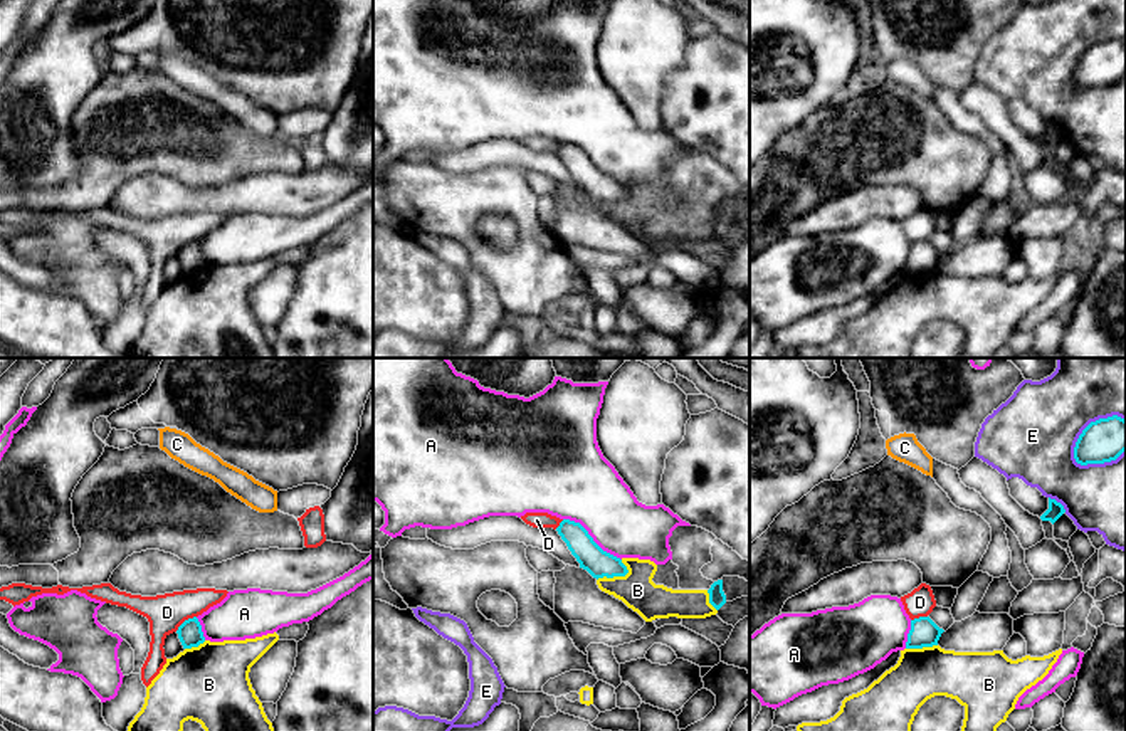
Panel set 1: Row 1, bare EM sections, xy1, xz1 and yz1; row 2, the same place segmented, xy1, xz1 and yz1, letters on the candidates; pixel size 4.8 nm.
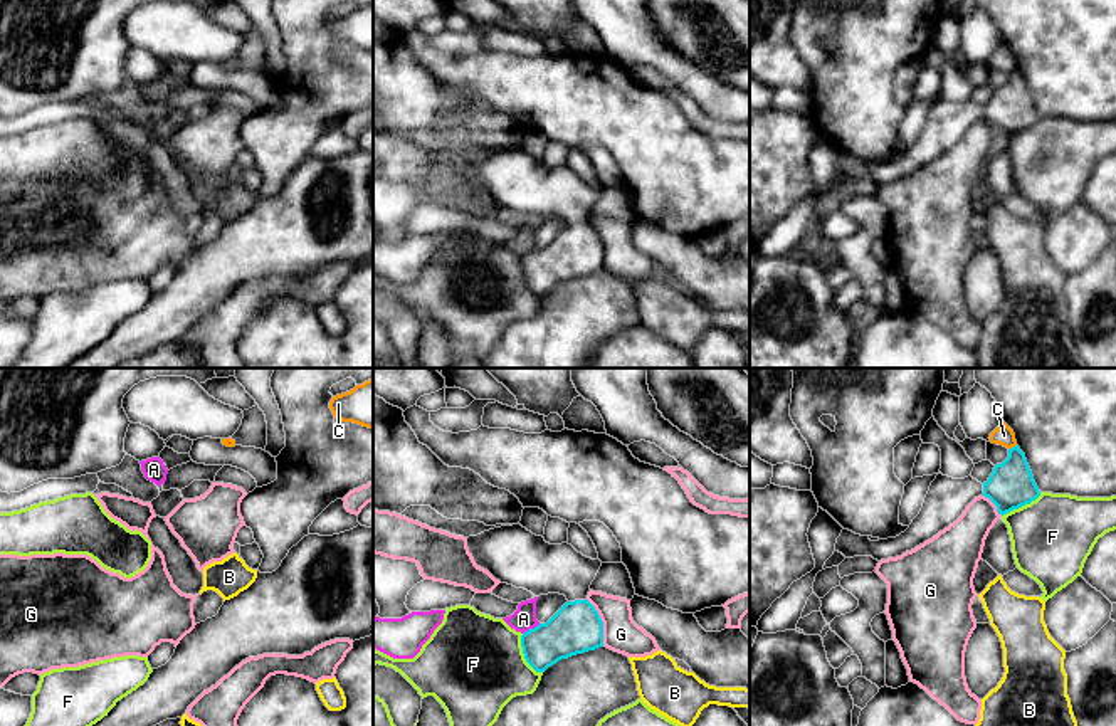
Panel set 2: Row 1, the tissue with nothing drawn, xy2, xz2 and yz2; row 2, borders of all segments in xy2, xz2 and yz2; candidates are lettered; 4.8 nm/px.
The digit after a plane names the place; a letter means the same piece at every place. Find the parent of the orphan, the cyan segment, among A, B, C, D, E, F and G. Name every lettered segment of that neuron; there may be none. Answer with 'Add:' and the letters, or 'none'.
Add: none

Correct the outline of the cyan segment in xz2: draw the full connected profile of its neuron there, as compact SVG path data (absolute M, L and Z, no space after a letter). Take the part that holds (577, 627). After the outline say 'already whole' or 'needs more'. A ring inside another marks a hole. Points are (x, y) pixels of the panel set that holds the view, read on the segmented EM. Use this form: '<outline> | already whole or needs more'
M519 523L484 531L467 538L467 548L477 566L487 570L501 583L524 588L534 597L560 593L566 603L546 622L521 635L526 662L545 672L561 659L603 647L603 622L595 607L587 600L602 561L578 553L571 544L550 544Z | needs more

